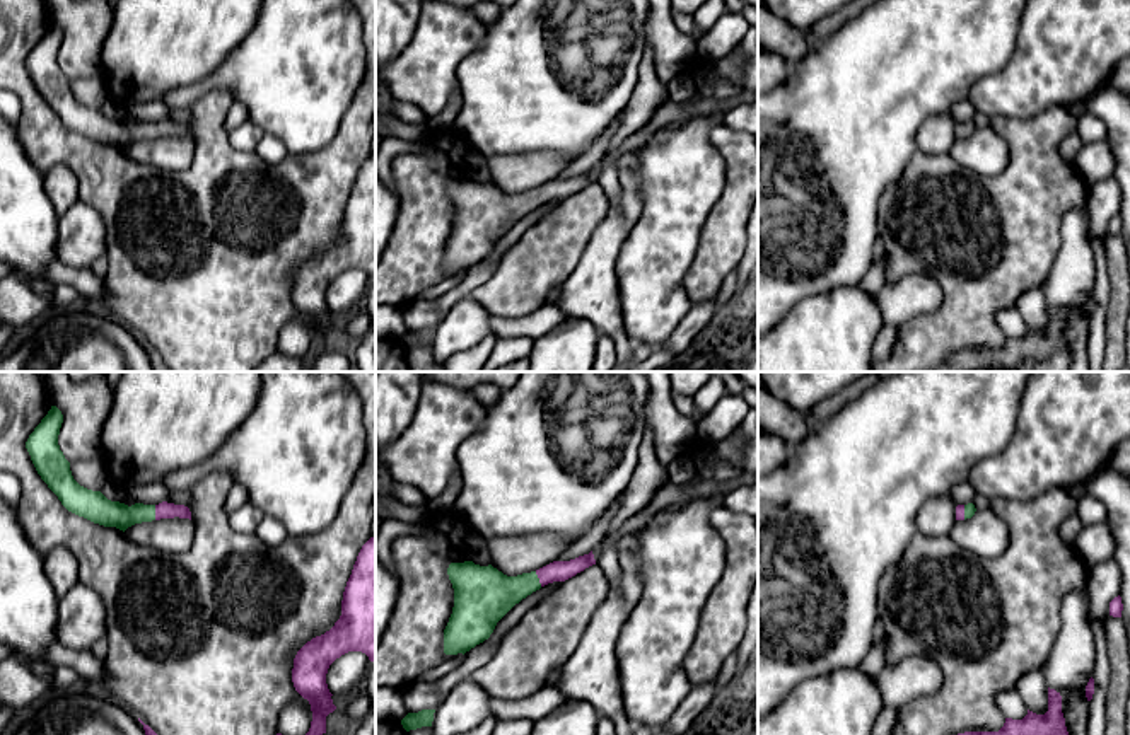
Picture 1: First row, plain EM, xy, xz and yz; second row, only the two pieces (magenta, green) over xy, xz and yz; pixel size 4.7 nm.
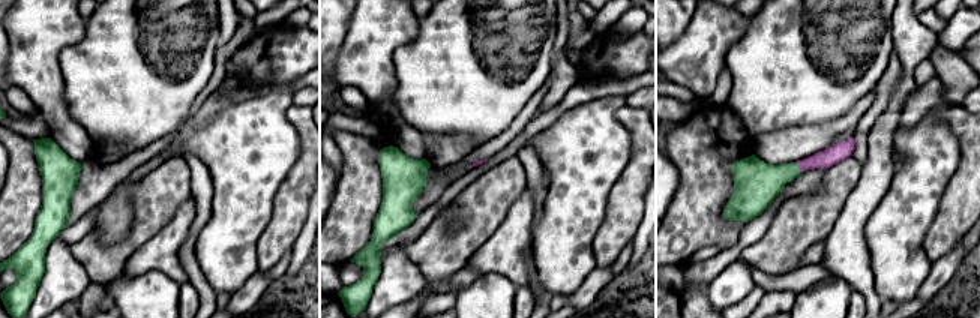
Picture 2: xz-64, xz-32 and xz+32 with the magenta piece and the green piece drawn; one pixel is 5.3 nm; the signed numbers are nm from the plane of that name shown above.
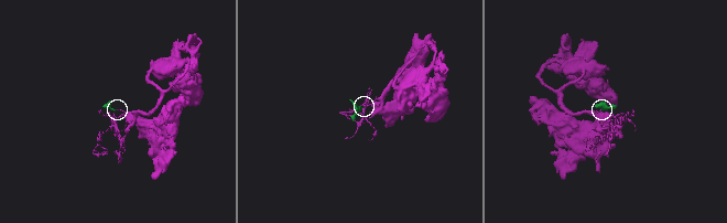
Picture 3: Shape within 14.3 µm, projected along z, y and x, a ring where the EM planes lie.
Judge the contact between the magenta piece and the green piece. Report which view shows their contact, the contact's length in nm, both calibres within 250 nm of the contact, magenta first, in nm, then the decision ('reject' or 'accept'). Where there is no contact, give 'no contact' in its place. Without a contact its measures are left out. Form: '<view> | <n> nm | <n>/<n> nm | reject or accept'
xy | 70 nm | 80/130 nm | accept

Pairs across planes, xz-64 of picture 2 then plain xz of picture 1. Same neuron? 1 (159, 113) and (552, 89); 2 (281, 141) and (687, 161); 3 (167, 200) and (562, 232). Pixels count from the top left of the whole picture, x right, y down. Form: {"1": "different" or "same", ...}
{"1": "same", "2": "same", "3": "same"}

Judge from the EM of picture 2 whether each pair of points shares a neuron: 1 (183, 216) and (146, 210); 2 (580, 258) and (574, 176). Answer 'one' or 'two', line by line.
1: two
2: one

